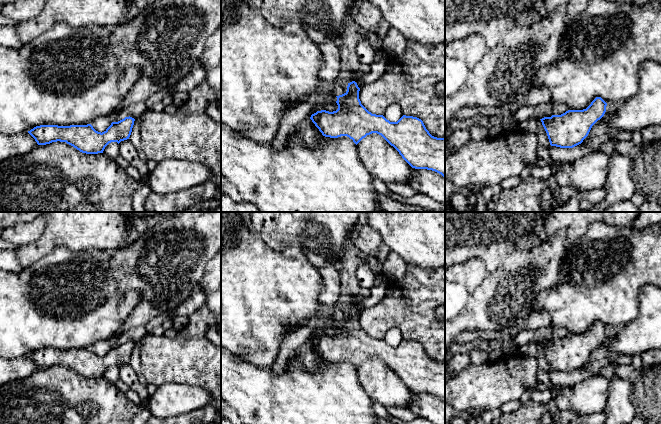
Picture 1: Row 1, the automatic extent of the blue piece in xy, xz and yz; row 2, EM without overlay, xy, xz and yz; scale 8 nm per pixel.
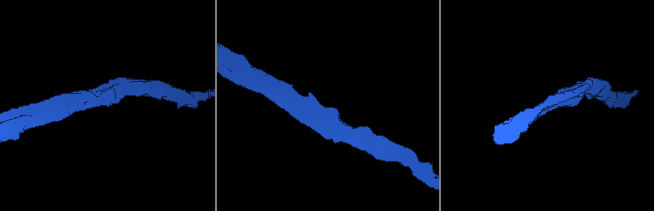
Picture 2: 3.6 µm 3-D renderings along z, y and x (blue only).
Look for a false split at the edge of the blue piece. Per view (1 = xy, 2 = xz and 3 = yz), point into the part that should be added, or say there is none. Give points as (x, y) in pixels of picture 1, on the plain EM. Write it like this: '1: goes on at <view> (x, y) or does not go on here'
1: does not go on here
2: does not go on here
3: does not go on here

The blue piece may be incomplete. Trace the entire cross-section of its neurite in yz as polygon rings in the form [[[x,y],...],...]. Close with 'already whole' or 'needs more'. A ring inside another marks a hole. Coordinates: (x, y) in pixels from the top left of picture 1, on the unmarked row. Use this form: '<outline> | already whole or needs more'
[[[596,321],[586,333],[568,334],[561,339],[540,343],[550,369],[573,372],[581,368],[592,350],[604,340],[606,330],[601,321]]] | already whole

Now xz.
[[[352,305],[348,307],[344,318],[336,320],[336,335],[321,334],[311,339],[310,343],[322,359],[330,362],[347,360],[357,369],[367,359],[377,357],[393,370],[412,392],[432,394],[445,402],[445,362],[432,360],[423,345],[417,341],[403,339],[397,346],[390,346],[383,339],[372,338],[361,328],[359,315],[357,307]]] | already whole

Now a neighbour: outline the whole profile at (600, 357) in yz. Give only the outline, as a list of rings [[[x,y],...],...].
[[[607,327],[604,340],[592,350],[588,360],[583,364],[593,376],[598,375],[599,371],[609,364],[616,364],[619,355],[610,350],[607,344],[616,336],[618,330],[619,327]]]

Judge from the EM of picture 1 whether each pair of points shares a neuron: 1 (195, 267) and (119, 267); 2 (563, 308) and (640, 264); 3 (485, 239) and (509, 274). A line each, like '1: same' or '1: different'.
1: same
2: same
3: different

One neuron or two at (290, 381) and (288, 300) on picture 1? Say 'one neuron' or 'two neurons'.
one neuron

